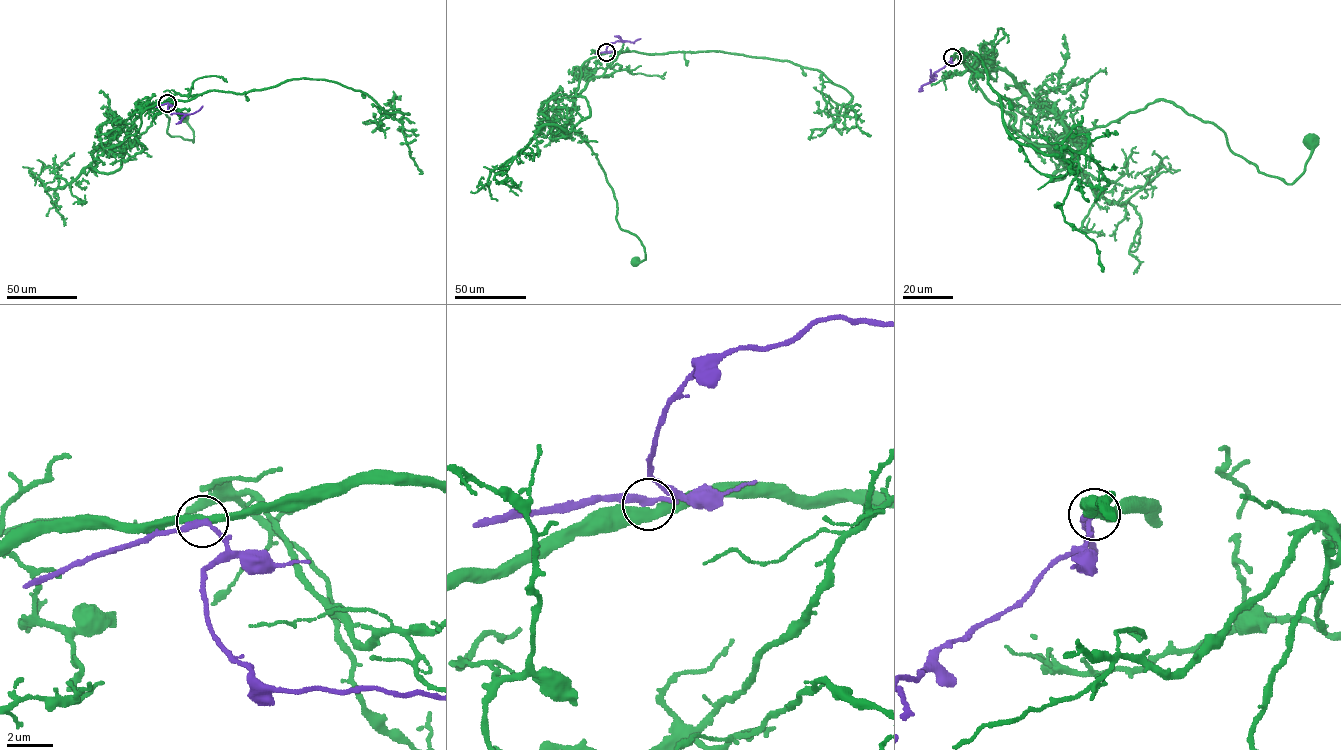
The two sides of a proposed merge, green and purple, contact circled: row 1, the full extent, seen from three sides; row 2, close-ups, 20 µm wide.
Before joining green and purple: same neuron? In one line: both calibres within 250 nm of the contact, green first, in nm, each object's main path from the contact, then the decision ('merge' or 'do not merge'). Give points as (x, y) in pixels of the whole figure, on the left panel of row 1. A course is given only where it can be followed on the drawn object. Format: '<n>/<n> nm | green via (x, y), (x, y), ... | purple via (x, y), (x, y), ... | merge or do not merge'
440/240 nm | green via (167, 103), (143, 107), (154, 106), (134, 119), (128, 143), (160, 110), (167, 133), (193, 142), (184, 117) | purple via (167, 103), (168, 109), (173, 113), (190, 114), (202, 106) | do not merge

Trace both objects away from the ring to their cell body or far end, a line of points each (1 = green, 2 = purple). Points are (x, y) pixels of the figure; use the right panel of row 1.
1: (952, 58), (1005, 71), (1072, 136), (1166, 100), (1215, 123), (1233, 152), (1289, 184), (1304, 171), (1308, 140)
2: (952, 58), (930, 75), (934, 80), (930, 69)

